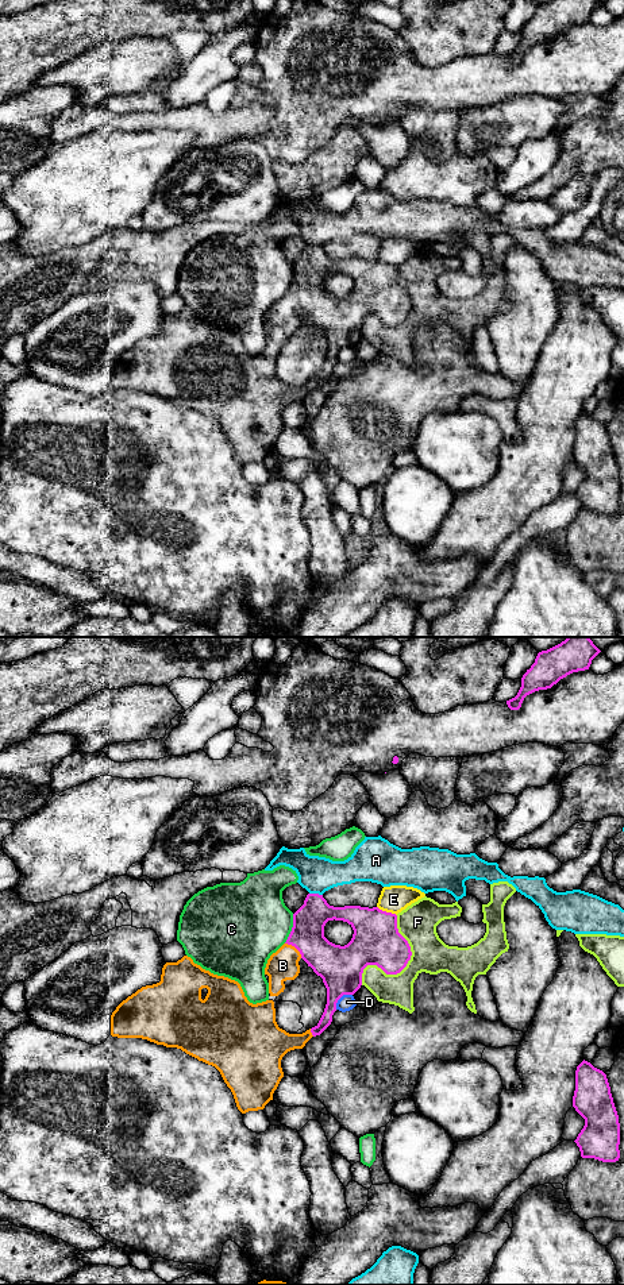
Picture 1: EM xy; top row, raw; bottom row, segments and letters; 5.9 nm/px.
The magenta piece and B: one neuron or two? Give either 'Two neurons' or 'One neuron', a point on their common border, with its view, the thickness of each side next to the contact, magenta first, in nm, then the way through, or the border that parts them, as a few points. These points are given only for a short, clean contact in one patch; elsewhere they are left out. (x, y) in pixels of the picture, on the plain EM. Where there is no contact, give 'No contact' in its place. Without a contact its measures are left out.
One neuron. Touches magenta at xy (295, 298). Thickness 220 nm (magenta) against 180 nm

